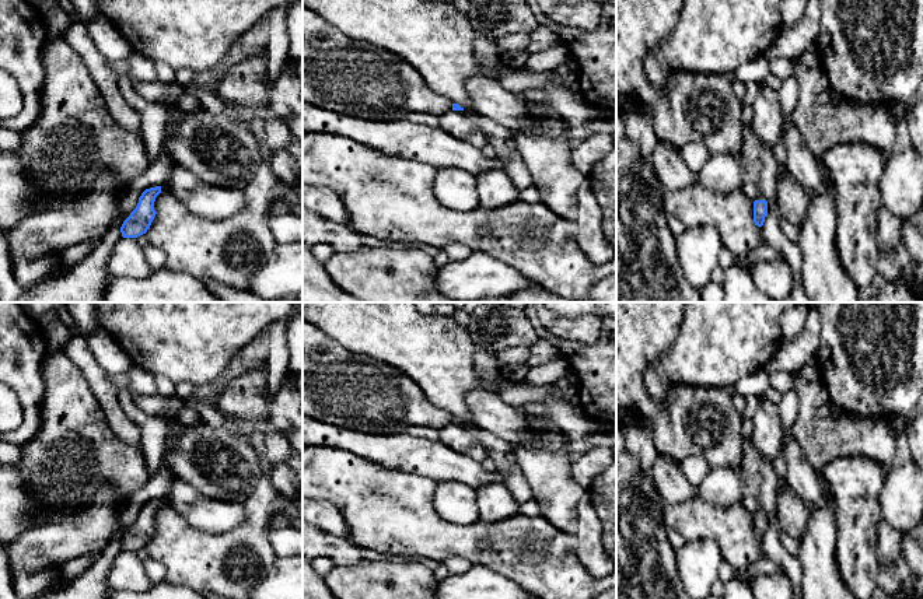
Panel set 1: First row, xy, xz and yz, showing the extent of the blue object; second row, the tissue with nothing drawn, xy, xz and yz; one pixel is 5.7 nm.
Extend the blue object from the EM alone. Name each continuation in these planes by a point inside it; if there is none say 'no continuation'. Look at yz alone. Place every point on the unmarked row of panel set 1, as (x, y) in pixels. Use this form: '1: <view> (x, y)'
1: yz (751, 504)

